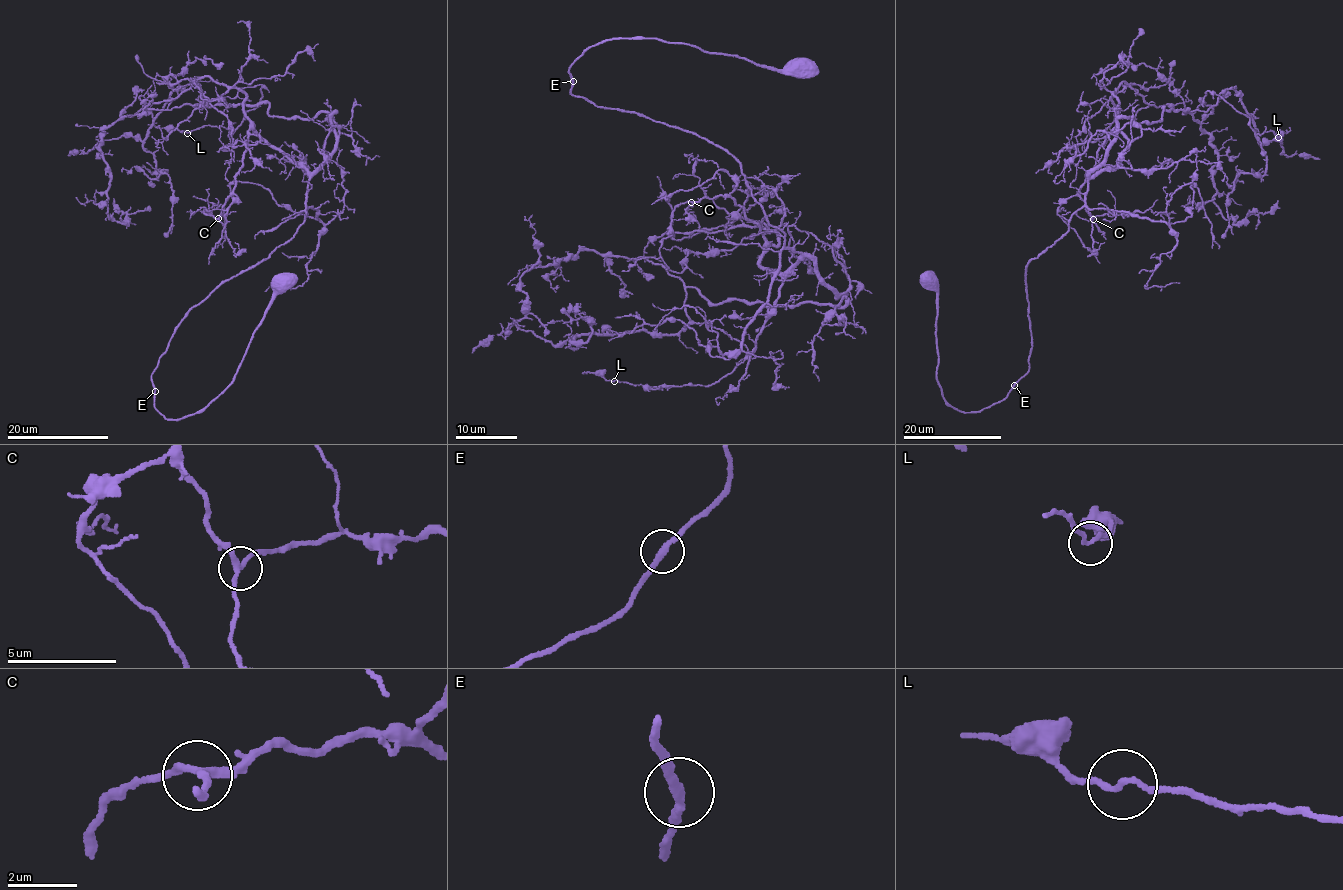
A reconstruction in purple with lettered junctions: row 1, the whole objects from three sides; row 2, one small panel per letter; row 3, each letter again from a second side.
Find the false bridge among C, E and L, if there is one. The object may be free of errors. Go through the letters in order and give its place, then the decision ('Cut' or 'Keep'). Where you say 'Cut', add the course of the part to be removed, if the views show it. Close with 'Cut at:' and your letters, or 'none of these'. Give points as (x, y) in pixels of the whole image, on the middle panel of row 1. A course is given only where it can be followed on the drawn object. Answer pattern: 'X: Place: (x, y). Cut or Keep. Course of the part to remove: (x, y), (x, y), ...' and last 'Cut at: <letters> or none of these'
C: Place: (691, 202). Keep
E: Place: (573, 81). Keep
L: Place: (614, 381). Keep
Cut at: none of these

